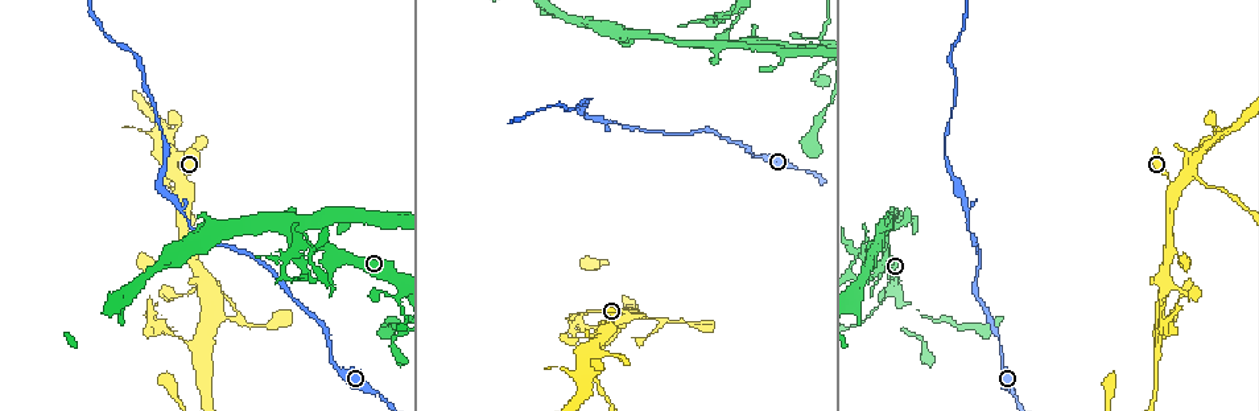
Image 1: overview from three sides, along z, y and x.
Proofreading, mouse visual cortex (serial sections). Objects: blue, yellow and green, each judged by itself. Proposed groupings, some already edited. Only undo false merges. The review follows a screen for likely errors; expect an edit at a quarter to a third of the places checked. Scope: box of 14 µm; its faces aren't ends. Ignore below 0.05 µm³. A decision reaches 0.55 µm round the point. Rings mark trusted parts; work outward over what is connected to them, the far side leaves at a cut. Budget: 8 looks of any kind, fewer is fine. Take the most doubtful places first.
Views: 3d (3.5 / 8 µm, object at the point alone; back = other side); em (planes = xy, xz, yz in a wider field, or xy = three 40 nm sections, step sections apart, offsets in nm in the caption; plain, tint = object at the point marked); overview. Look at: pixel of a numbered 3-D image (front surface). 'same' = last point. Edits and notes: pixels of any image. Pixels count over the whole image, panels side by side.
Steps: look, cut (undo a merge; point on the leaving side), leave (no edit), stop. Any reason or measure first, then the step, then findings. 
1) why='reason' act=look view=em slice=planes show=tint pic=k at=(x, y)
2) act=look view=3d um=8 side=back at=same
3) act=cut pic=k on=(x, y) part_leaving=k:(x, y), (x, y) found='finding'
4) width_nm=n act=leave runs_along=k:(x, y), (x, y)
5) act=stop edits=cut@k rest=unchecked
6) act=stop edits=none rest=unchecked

why='four or more arms meet' act=look view=3d um=8 pic=1 at=(296, 227)

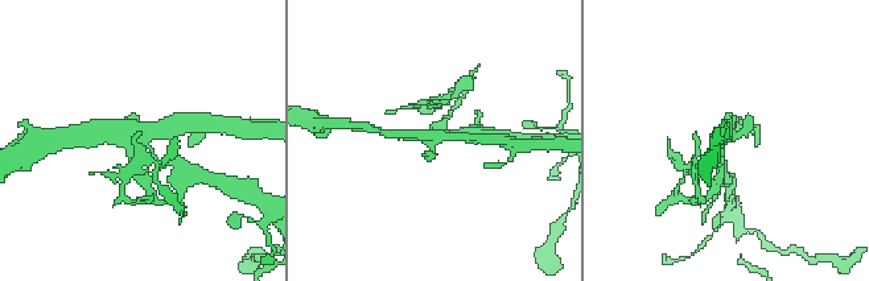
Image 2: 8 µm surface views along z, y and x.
act=look view=em slice=planes show=tint pic=2 at=(435, 137)

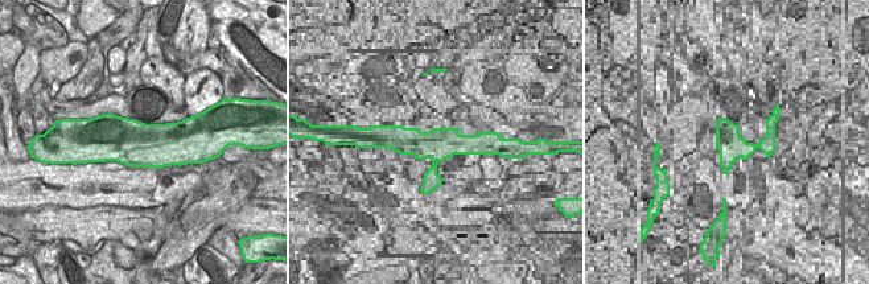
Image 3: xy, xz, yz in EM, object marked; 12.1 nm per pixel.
act=cut pic=2 on=(431, 133) part_leaving=2:(440, 132), (435, 136), (387, 133) found='two cells meet here'

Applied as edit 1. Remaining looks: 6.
act=look view=3d um=3.5 pic=1 at=(1198, 158)

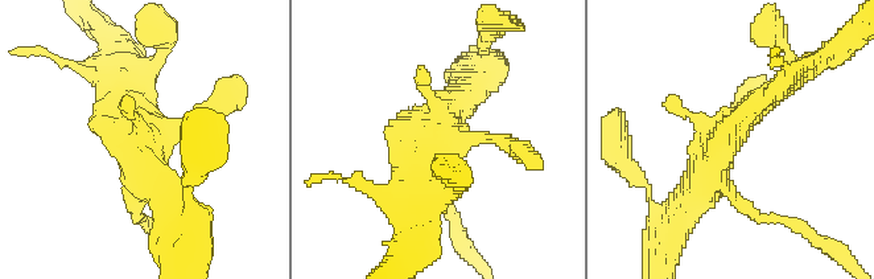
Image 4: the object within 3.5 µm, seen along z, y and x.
why='need the tissue' act=look view=em slice=planes show=tint pic=4 at=(730, 133)

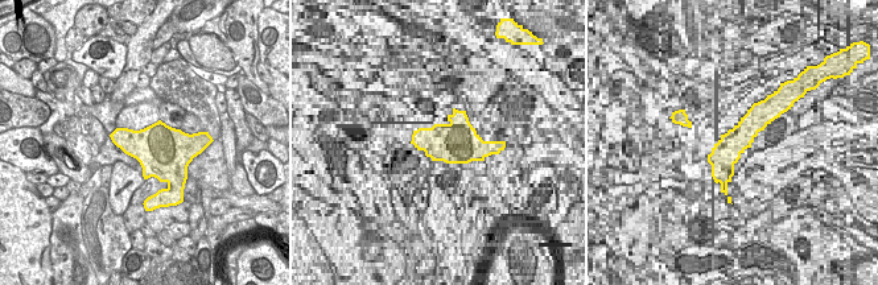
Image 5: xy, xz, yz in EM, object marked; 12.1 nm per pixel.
act=leave runs_along=4:(691, 202), (714, 150), (792, 77) found='continuous, no second cell'

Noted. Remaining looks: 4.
why='calibre changes' act=look view=3d um=3.5 pic=1 at=(596, 117)

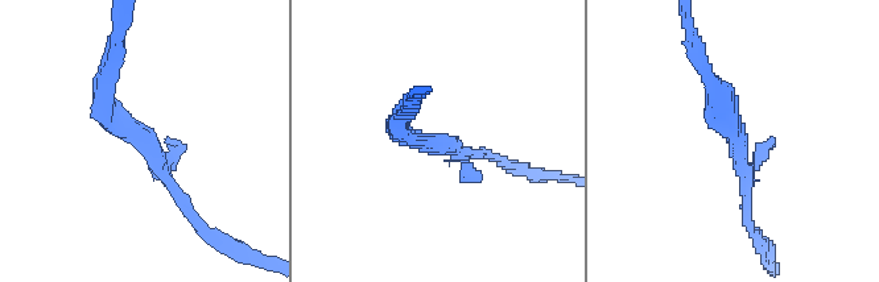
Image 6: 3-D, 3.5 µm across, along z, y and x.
why='shape alone is not enough' act=look view=em slice=xy step=5 show=tint pic=6 at=(143, 143)

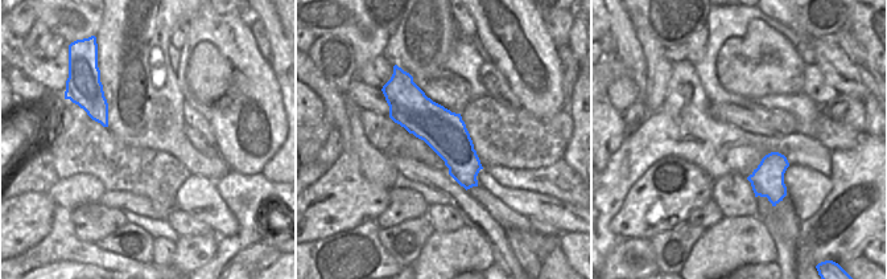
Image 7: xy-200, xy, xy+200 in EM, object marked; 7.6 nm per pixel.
act=look view=em slice=xy step=2 show=tint at=same

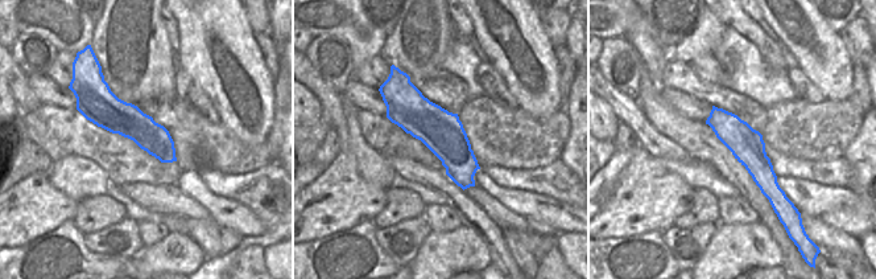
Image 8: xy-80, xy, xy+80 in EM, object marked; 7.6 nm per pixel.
act=leave runs_along=8:(400, 82), (471, 183) found='one cell here'

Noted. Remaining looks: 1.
act=stop edits=cut@2 rest=unchecked

